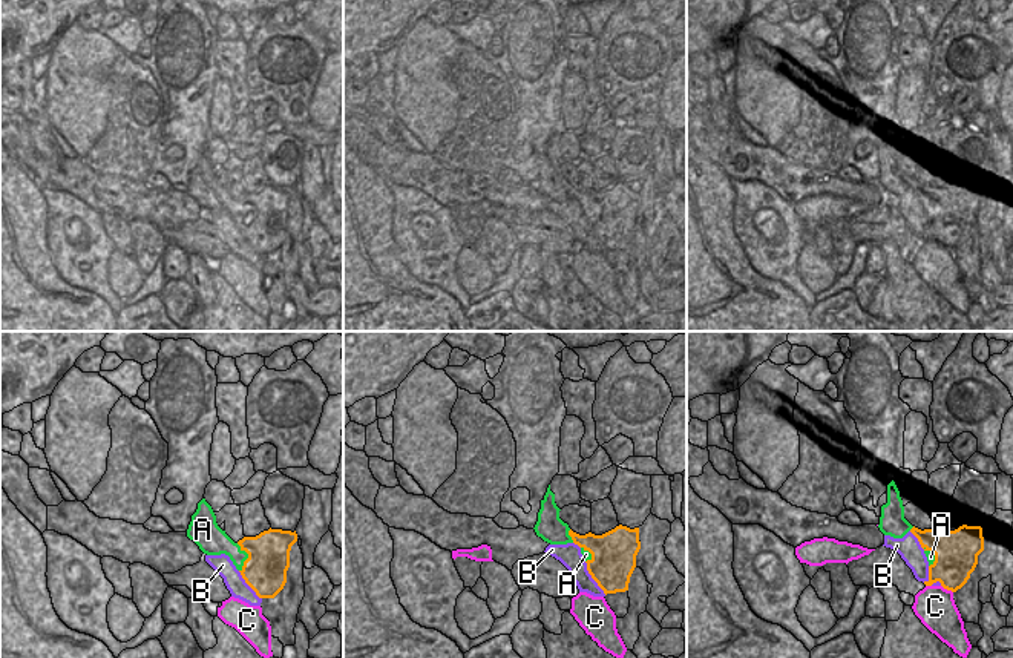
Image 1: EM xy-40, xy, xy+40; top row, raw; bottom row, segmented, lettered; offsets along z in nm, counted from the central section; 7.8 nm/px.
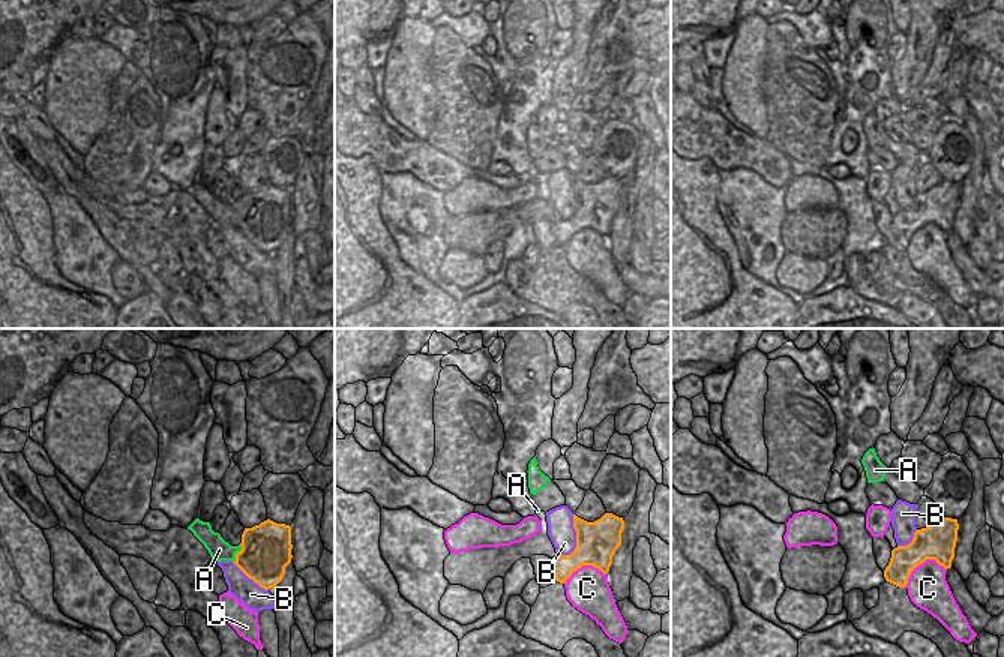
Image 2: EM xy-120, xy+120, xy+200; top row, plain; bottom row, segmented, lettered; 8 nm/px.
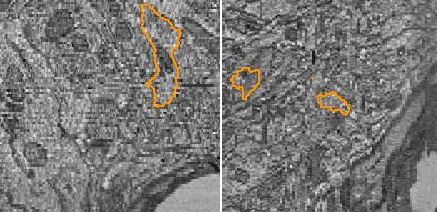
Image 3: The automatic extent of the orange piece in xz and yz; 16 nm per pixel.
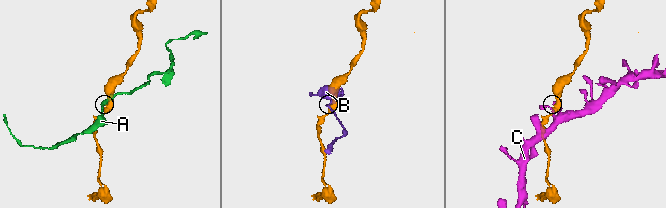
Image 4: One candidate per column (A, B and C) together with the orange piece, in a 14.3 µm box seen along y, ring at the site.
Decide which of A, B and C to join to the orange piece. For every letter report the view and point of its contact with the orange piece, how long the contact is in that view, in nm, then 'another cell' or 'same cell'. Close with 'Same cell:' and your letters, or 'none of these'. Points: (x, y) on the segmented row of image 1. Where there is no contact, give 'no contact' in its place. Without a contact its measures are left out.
A: meets orange in xy-40 at (249, 557); contact 240 nm long; another cell
B: meets orange in xy at (592, 577); contact 320 nm long; another cell
C: meets orange in xy+40 at (947, 589); contact 120 nm long; another cell
Same cell: none of these

